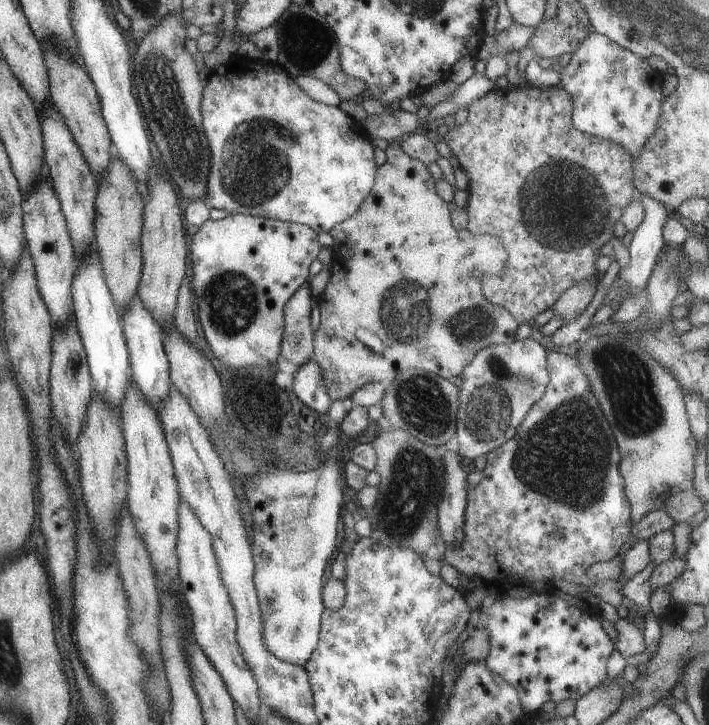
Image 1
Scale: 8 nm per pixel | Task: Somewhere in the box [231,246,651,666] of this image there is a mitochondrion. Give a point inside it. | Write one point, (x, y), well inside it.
(564, 458)

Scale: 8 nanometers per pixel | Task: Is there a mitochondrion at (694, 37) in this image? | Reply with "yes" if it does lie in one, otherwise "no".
yes

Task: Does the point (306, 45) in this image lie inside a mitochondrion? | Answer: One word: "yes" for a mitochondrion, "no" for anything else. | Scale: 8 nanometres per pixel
yes

